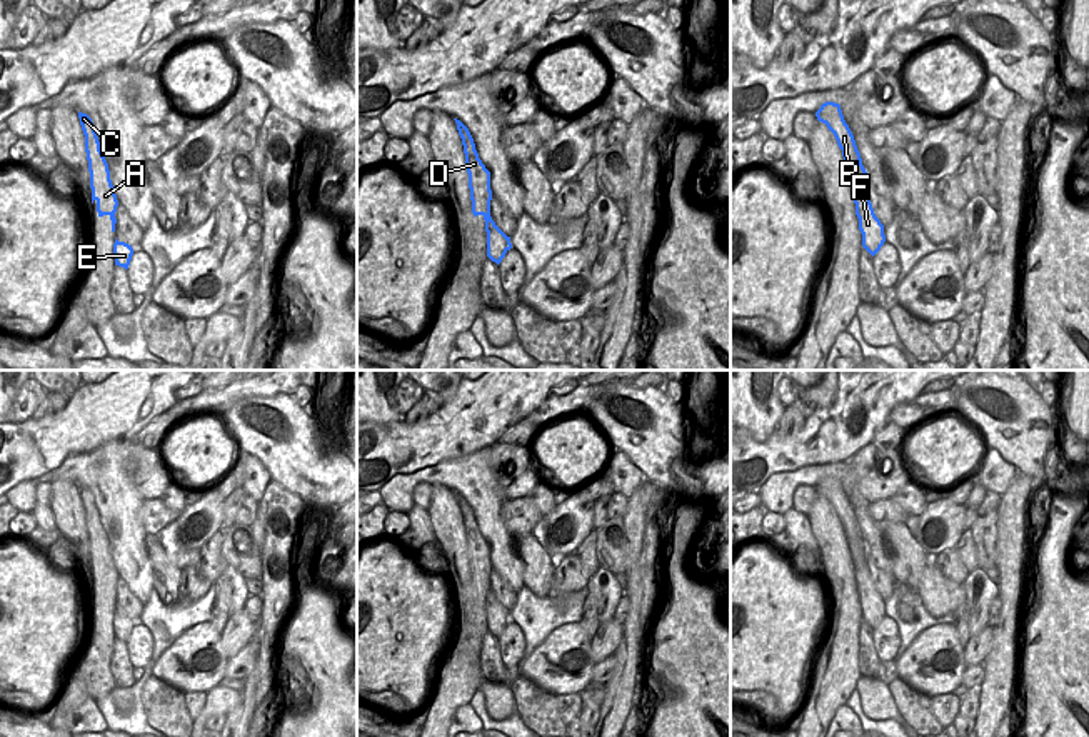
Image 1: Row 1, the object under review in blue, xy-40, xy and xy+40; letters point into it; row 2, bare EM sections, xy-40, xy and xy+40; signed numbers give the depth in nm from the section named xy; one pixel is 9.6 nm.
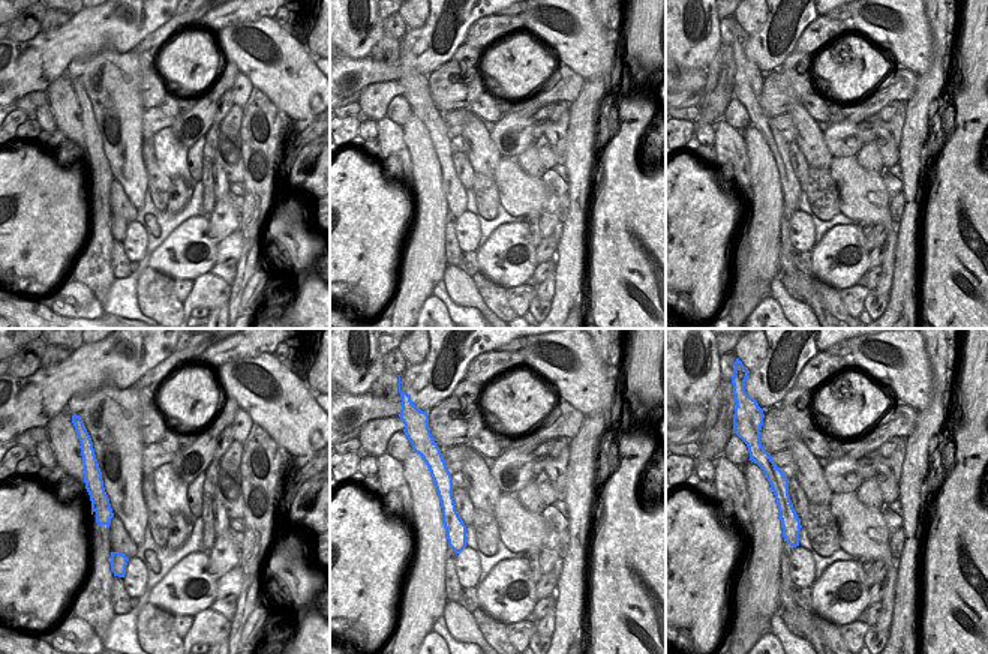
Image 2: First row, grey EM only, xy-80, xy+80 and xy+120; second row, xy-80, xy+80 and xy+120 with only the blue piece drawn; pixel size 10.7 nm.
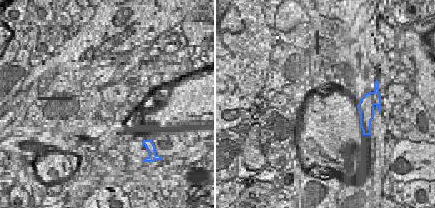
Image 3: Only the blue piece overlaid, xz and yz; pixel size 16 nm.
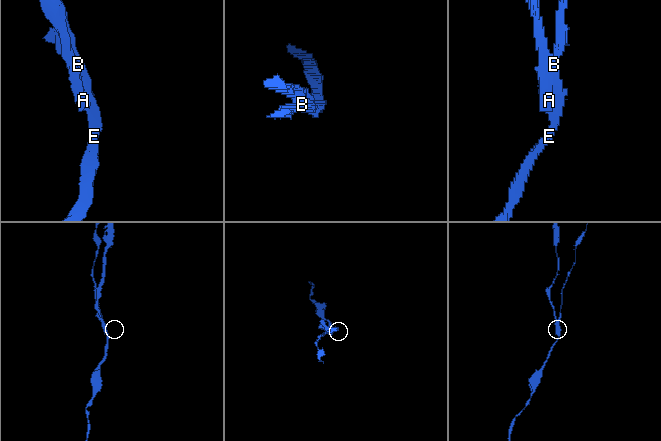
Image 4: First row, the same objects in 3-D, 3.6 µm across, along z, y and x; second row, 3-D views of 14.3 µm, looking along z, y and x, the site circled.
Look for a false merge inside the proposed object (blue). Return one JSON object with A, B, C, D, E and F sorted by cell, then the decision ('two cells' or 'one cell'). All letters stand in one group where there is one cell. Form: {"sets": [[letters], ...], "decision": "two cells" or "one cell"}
{"sets": [["A", "C", "D"], ["B", "E", "F"]], "decision": "two cells"}

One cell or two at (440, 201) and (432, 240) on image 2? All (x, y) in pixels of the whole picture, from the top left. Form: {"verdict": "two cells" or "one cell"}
{"verdict": "one cell"}

